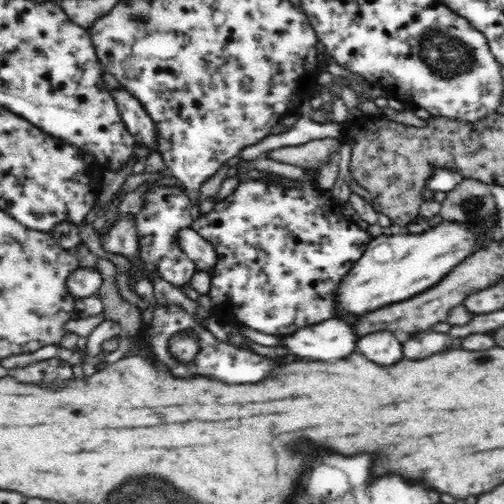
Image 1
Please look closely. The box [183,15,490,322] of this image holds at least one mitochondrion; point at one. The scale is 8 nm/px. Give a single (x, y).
(448, 57)

